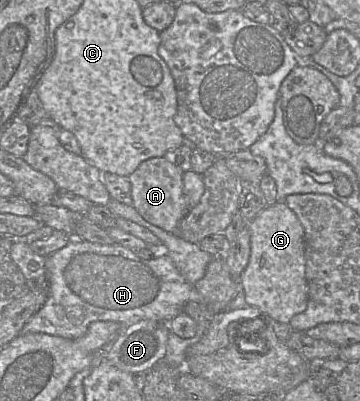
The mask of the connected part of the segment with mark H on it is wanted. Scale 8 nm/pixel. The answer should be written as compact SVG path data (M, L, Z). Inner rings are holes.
M150 223L149 230L167 247L167 254L143 260L133 251L117 244L101 245L71 239L62 249L46 257L45 272L49 295L43 307L22 328L20 335L43 333L73 340L83 336L93 322L118 322L122 329L142 320L168 322L183 312L188 302L205 304L204 298L194 284L205 275L213 256L202 251L197 243L188 242Z

